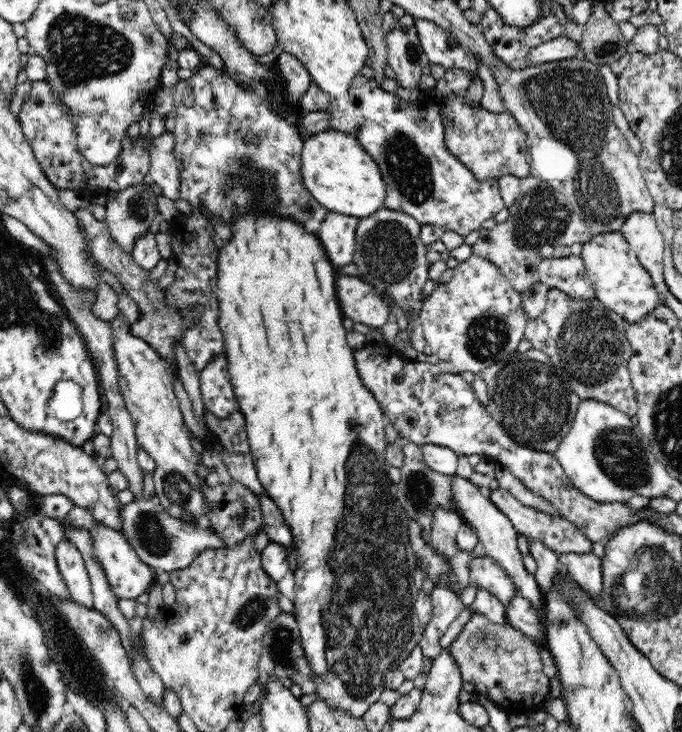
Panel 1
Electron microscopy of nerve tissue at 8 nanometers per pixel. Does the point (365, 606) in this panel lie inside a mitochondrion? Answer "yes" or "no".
yes

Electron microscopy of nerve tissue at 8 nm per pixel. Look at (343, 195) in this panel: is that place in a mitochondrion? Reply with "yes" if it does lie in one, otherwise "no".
no

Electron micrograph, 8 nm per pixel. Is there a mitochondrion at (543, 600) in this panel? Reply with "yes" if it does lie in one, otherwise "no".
no

